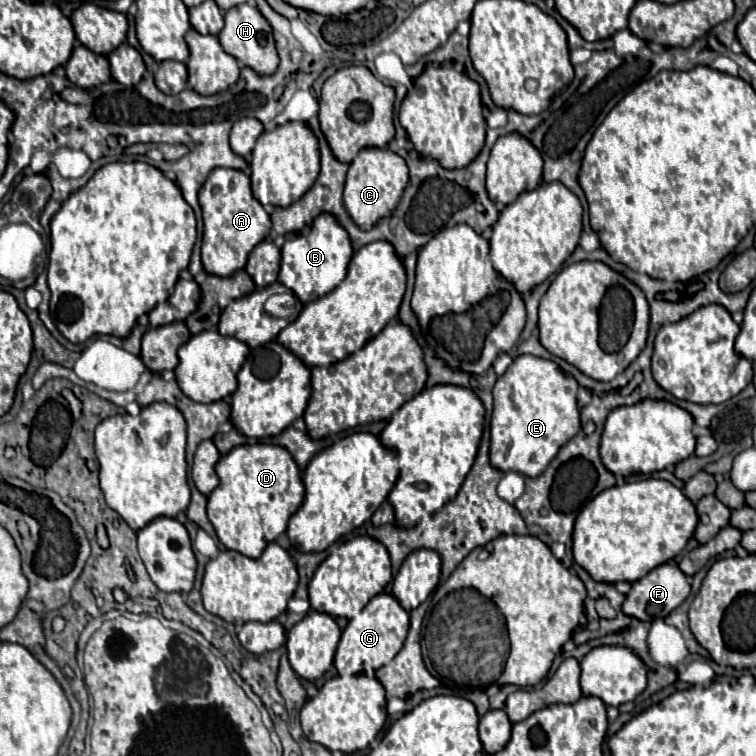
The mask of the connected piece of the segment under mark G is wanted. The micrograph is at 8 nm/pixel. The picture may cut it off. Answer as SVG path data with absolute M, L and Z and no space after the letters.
M388 593L376 595L354 619L348 621L346 629L342 631L334 667L338 675L374 675L376 669L390 663L396 653L402 649L404 639L408 635L408 611Z

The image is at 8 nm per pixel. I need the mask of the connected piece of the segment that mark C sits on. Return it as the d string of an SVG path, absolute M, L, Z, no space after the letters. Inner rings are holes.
M378 147L362 149L350 163L350 169L346 175L344 207L350 213L352 221L362 231L368 231L380 219L390 217L396 211L406 183L408 183L408 165L400 155L396 155L390 149L378 149Z

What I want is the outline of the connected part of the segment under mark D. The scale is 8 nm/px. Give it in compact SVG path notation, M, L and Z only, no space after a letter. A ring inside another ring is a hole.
M240 445L226 453L218 465L218 487L208 495L208 519L226 549L258 559L264 547L286 531L288 519L304 499L300 469L280 445Z

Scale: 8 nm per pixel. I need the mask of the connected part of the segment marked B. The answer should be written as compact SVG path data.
M320 215L314 221L312 231L308 235L298 235L282 245L282 263L278 281L288 289L292 289L302 303L310 303L314 299L324 297L334 287L338 287L338 283L342 283L352 253L354 251L350 247L348 233L338 225L338 221L332 215Z

